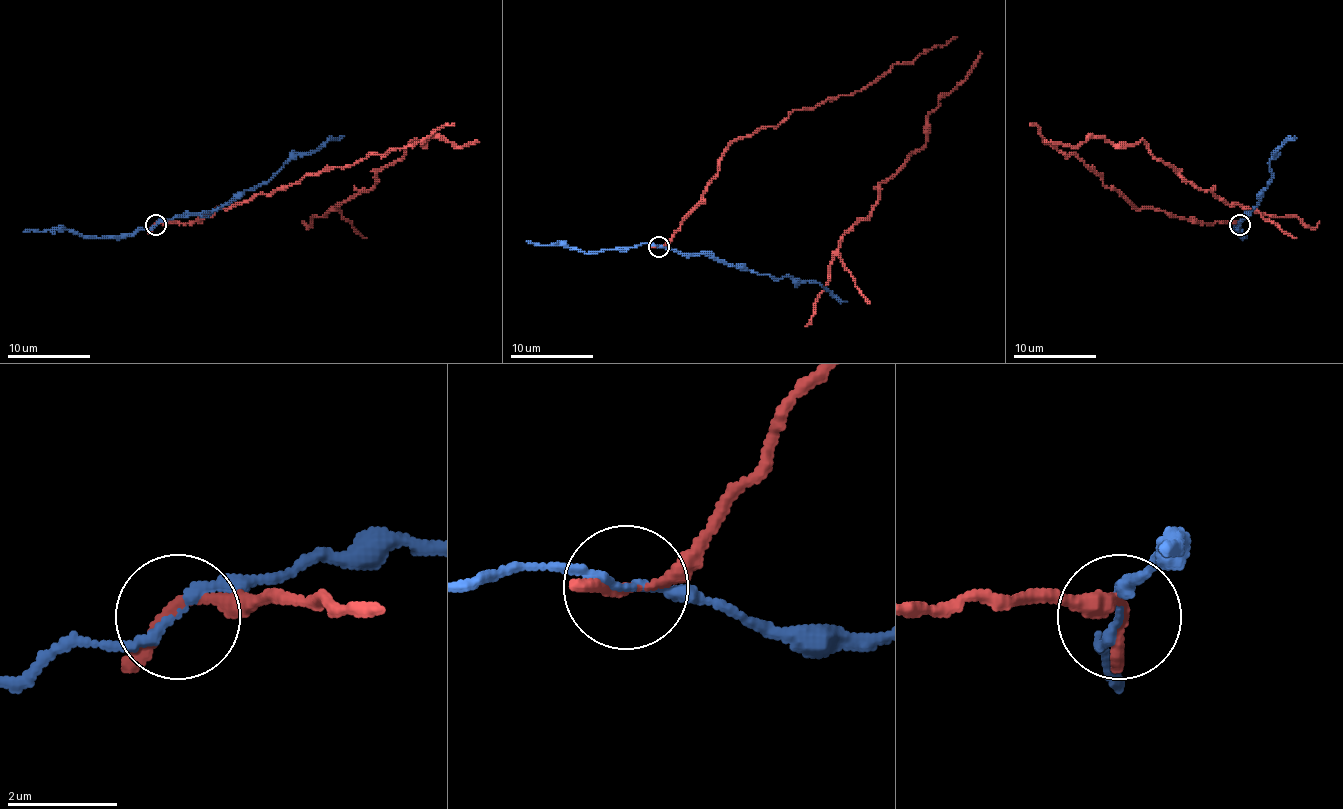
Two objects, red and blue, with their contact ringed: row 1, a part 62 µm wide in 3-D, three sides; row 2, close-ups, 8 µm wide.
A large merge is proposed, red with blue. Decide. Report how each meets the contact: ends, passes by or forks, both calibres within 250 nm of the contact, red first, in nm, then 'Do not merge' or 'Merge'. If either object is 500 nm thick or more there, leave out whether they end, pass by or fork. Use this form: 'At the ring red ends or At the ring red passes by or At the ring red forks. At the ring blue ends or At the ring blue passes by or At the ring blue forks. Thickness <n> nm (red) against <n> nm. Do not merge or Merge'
At the ring red passes by. At the ring blue passes by. Thickness 170 nm (red) against 150 nm. Do not merge

